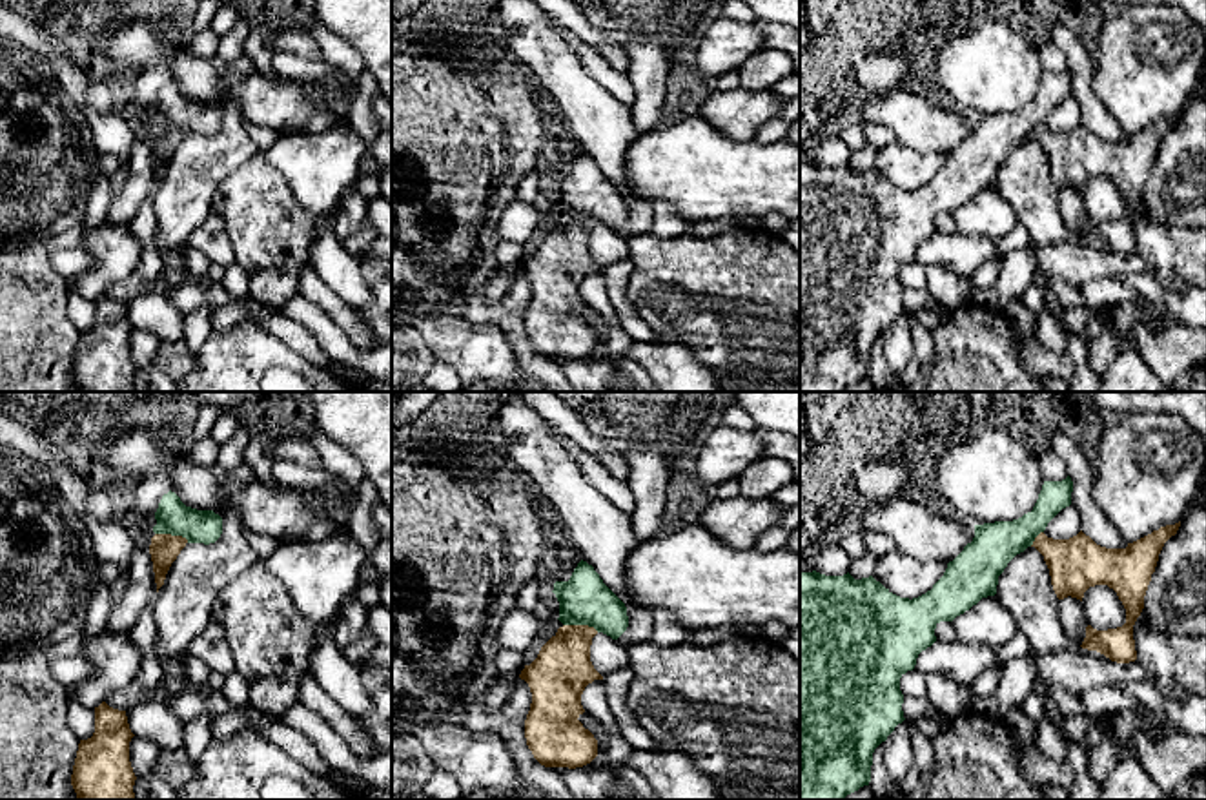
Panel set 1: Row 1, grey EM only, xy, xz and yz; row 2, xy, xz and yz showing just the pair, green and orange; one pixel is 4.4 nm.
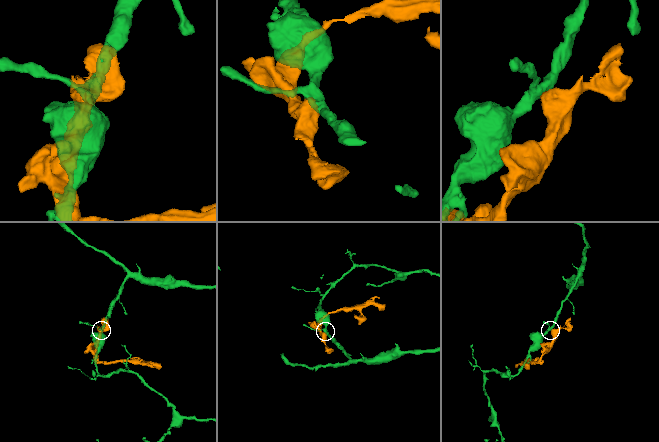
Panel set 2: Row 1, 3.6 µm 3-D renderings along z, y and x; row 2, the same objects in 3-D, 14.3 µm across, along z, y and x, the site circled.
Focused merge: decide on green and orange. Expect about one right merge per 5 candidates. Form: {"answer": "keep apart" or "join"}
{"answer": "keep apart"}

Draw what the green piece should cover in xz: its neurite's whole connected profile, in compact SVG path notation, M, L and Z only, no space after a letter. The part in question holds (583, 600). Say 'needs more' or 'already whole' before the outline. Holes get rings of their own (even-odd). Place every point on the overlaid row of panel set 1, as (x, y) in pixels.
already whole | M579 561L568 581L556 581L563 625L588 625L618 640L629 627L625 603L603 583L587 561Z

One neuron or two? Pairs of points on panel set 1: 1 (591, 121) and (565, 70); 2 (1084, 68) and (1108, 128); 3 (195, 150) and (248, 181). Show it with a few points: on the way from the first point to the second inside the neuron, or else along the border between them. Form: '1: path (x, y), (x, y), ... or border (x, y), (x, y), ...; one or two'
1: path (587, 108), (569, 82); one
2: path (1083, 82), (1083, 95), (1093, 113); one
3: border (259, 153), (241, 163), (221, 181), (212, 210); two

